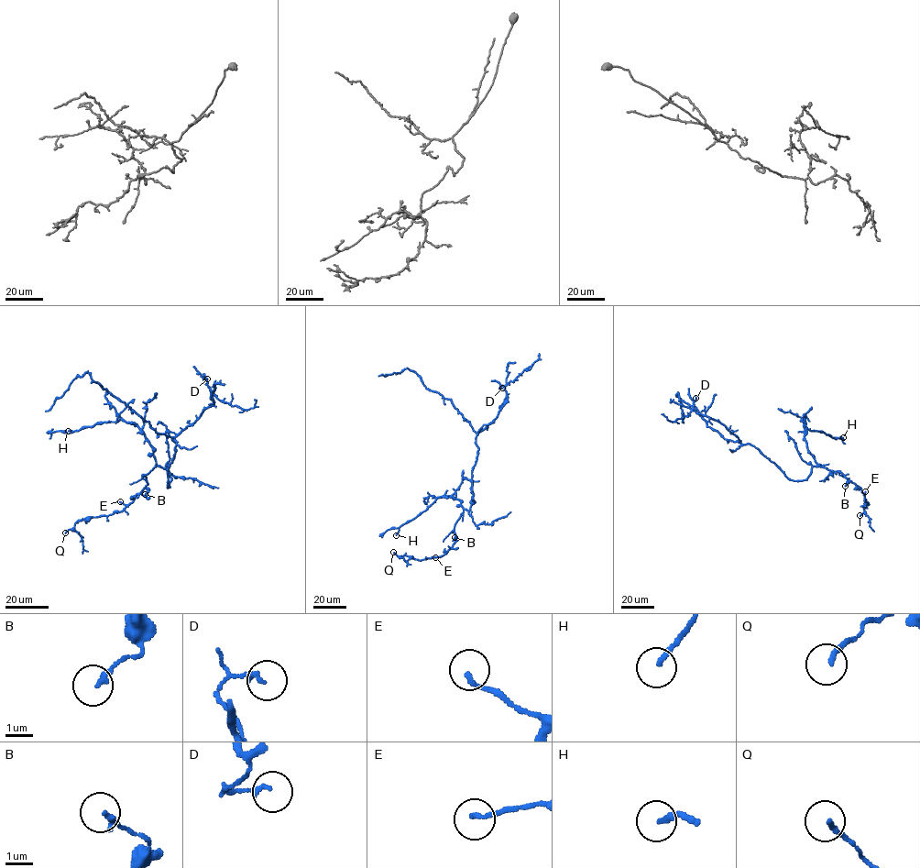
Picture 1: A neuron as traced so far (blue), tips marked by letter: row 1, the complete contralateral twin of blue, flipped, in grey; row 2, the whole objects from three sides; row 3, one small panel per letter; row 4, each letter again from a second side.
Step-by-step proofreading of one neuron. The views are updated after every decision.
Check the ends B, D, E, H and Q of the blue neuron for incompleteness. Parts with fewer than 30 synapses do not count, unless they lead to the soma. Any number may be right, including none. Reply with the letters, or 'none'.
H

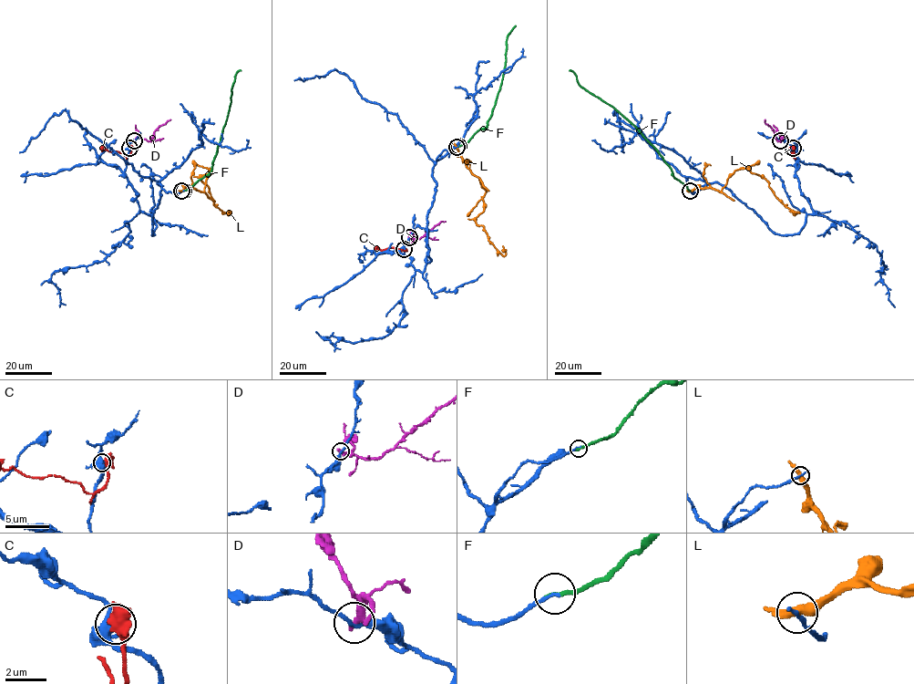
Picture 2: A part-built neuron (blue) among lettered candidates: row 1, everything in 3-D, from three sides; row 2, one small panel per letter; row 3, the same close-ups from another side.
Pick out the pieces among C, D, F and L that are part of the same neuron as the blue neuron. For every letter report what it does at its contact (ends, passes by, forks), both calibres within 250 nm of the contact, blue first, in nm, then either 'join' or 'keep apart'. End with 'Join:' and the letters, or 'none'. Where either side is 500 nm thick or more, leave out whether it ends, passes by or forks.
C: calibres 400 and 500 nm; keep apart
D: it ends; calibres 240 and 340 nm; keep apart
F: it ends; calibres 140 and 240 nm; join
L: it passes by; calibres 220 and 440 nm; keep apart
Join: F

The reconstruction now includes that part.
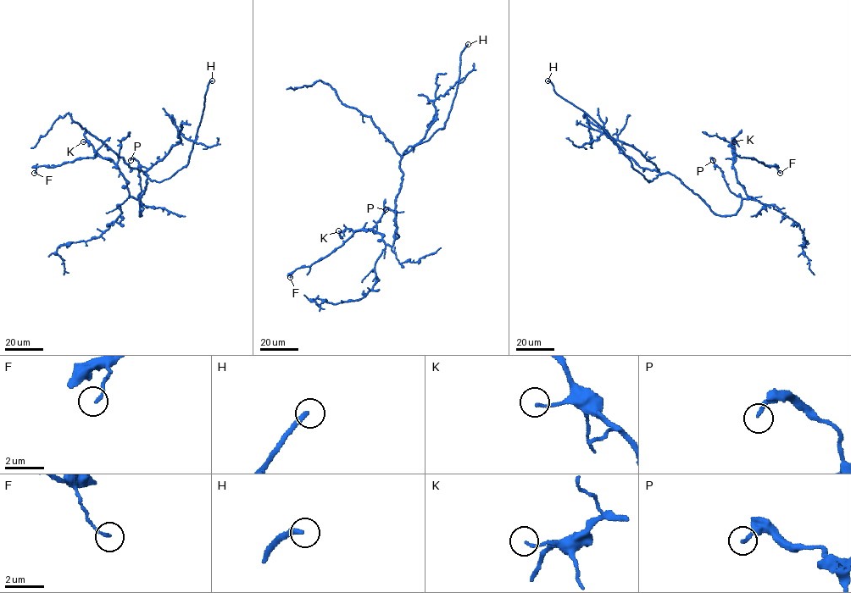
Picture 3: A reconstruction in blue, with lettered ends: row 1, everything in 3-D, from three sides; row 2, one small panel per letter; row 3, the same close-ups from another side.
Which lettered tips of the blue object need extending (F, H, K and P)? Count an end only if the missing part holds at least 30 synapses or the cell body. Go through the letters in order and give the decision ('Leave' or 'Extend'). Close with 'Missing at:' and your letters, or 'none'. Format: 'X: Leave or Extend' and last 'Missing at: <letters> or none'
F: Leave
H: Leave
K: Leave
P: Leave
Missing at: none

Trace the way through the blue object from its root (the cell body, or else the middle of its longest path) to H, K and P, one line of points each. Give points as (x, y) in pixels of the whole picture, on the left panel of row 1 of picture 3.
H: (140, 198), (147, 179), (144, 173), (151, 180), (161, 181), (187, 163), (201, 119), (207, 85), (212, 80)
K: (140, 198), (141, 216), (141, 201), (130, 195), (119, 168), (83, 141)
P: (140, 198), (141, 216), (143, 208), (139, 198), (141, 166), (133, 158), (130, 160)

